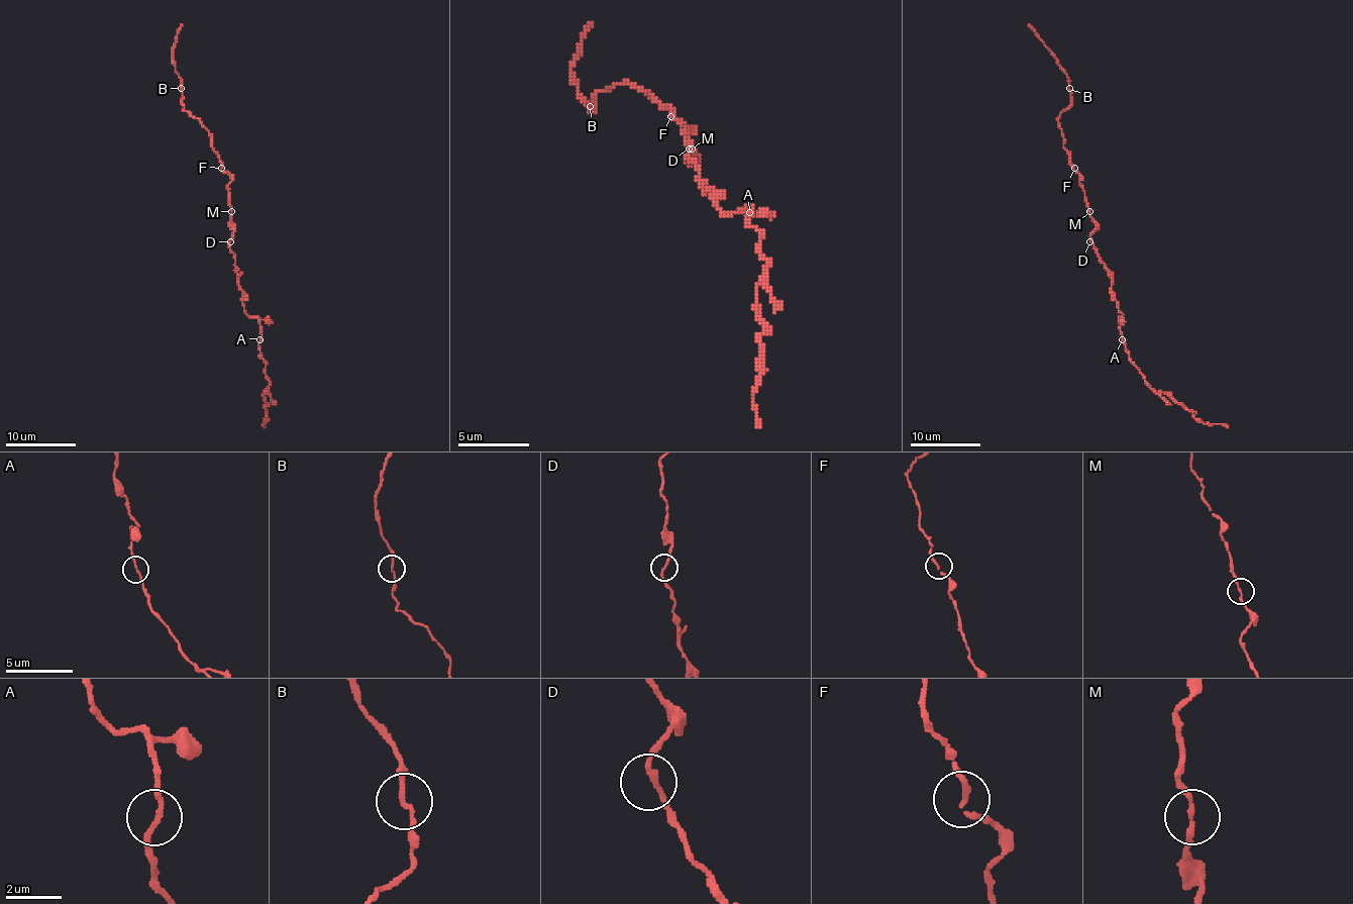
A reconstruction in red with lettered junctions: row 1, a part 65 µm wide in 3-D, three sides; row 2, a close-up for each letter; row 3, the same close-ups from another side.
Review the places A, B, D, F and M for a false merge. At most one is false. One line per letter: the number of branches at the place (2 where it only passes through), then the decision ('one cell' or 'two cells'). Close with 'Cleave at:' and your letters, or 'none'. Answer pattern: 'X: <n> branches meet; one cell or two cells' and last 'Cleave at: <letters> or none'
A: 2 branches meet; one cell
B: 2 branches meet; one cell
D: 2 branches meet; one cell
F: 2 branches meet; one cell
M: 2 branches meet; one cell
Cleave at: none

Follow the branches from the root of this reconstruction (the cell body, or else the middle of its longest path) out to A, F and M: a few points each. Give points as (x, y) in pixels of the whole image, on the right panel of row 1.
A: (1091, 241), (1111, 279), (1113, 298), (1122, 314), (1122, 339)
F: (1091, 241), (1089, 234), (1096, 222), (1074, 168)
M: (1091, 241), (1089, 234), (1096, 222), (1089, 211)

